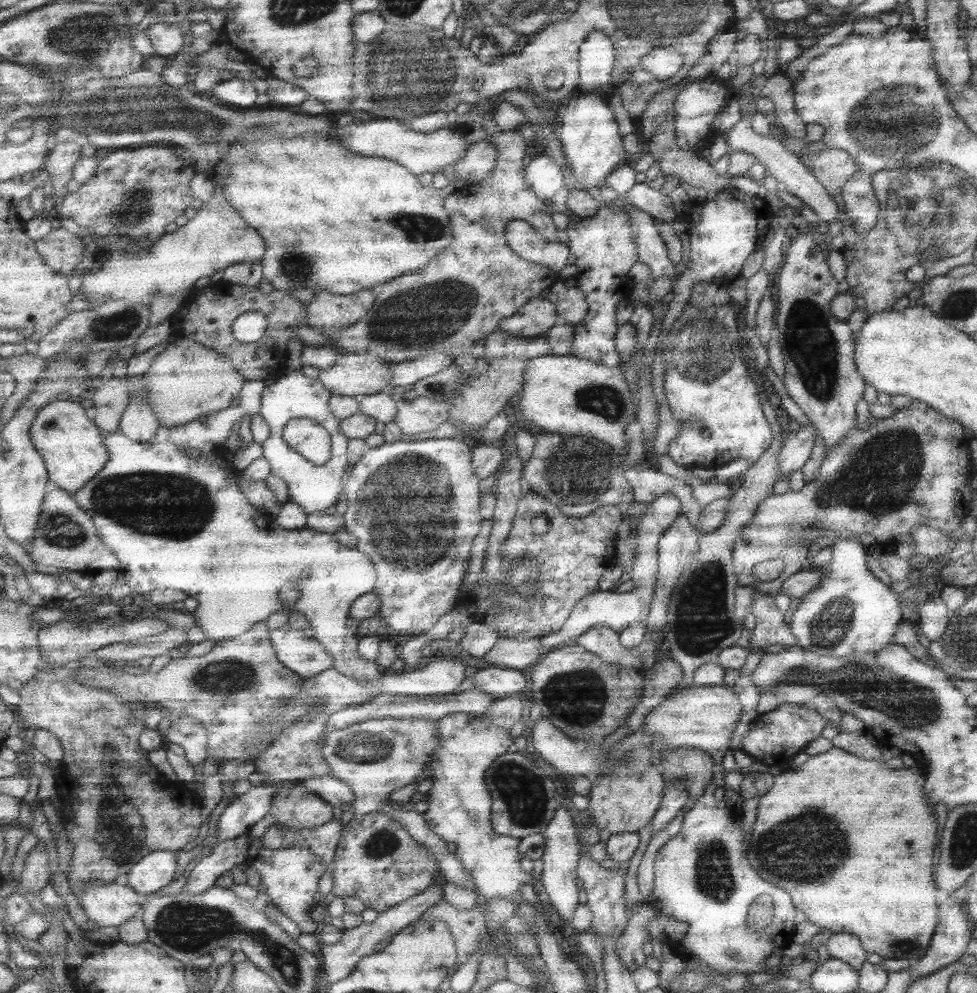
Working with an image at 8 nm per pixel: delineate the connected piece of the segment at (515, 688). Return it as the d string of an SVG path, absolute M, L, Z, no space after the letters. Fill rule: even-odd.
M499 667L480 670L472 676L476 690L492 698L504 699L528 689L528 678L522 672Z

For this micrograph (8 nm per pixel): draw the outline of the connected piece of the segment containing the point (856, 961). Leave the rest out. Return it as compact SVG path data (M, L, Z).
M833 934L826 939L823 947L823 956L841 960L852 968L859 968L866 963L867 952L862 948L860 939L852 934Z

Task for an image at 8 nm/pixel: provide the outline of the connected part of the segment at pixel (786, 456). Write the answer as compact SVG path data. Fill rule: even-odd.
M801 427L783 440L784 446L777 456L777 482L789 478L796 470L801 470L810 458L814 448L815 431L811 427Z

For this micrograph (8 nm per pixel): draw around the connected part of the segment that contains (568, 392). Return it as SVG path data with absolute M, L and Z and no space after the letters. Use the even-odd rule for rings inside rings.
M544 355L533 358L525 368L523 392L514 400L520 412L529 424L534 424L547 433L556 432L563 435L580 435L595 438L608 444L616 453L626 449L628 424L636 421L637 403L621 366L609 367L603 364L576 358L572 355Z

